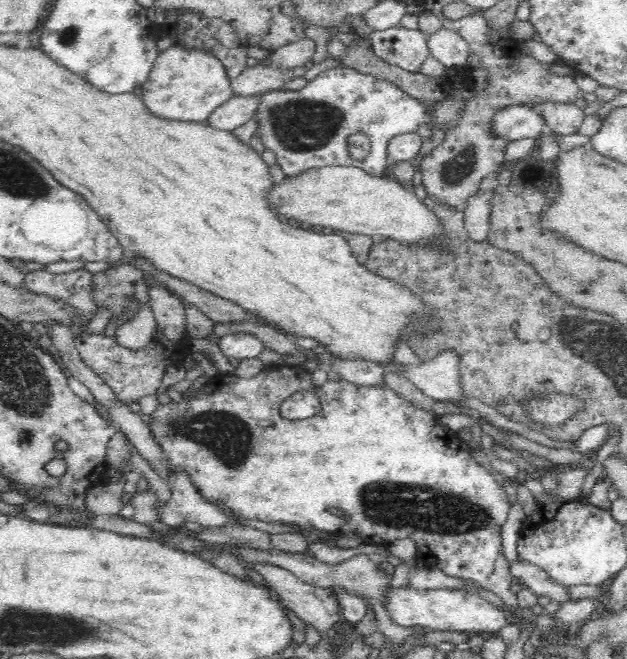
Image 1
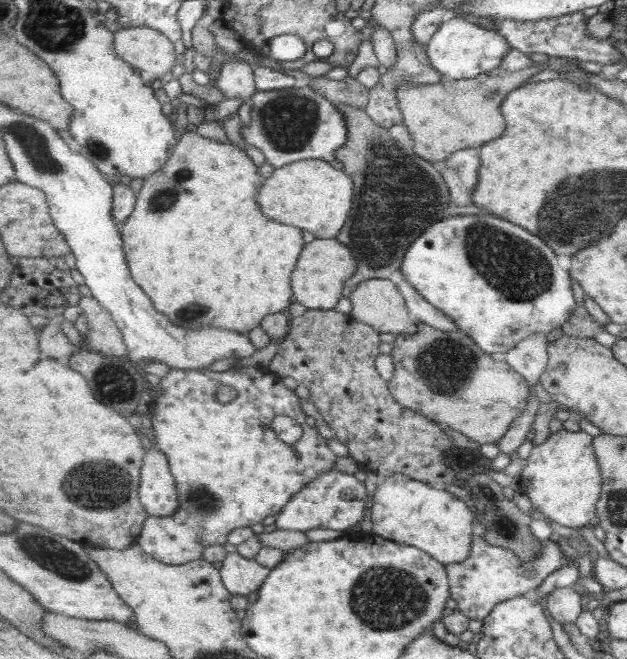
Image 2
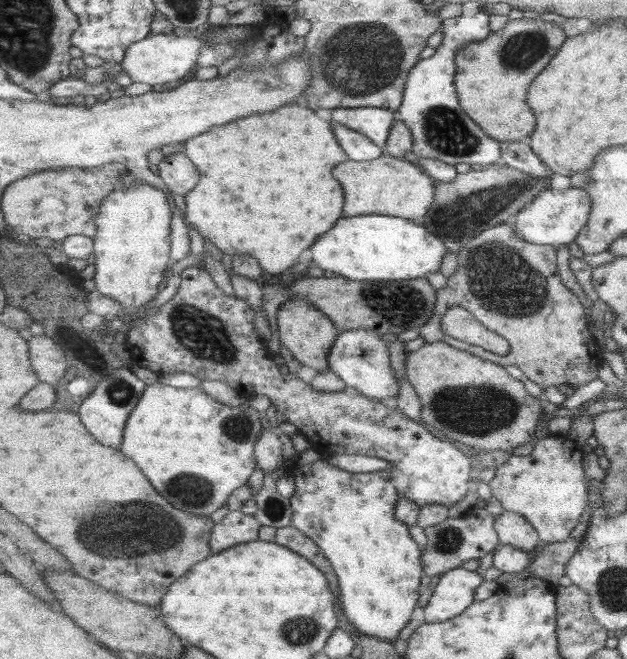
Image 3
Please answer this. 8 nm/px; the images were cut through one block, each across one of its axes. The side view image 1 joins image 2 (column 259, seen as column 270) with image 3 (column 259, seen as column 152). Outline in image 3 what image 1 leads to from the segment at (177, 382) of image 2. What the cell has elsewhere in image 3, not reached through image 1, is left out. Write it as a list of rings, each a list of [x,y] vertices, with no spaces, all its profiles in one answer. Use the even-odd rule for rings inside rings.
[[[155,382],[149,384],[141,395],[141,404],[133,410],[125,429],[125,448],[121,448],[129,458],[137,460],[139,468],[153,480],[153,486],[161,496],[165,496],[177,508],[209,516],[221,506],[228,504],[232,494],[246,486],[251,474],[258,468],[256,444],[263,428],[263,413],[247,404],[232,407],[209,396],[202,388],[177,388]]]

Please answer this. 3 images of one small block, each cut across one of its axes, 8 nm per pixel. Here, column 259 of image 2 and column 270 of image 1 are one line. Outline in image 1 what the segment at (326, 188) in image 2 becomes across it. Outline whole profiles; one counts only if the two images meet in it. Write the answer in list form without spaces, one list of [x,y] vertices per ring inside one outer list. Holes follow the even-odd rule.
[[[357,167],[316,168],[315,171],[306,172],[298,178],[287,176],[281,184],[271,188],[267,199],[274,213],[284,220],[295,219],[300,223],[308,222],[311,225],[330,227],[352,234],[366,236],[380,234],[398,243],[404,243],[404,246],[428,247],[428,250],[440,251],[441,254],[455,254],[455,243],[451,240],[450,232],[447,232],[446,224],[443,224],[440,217],[424,202],[418,200],[416,193],[409,185],[400,184],[397,180],[390,180],[384,176],[372,176]]]

